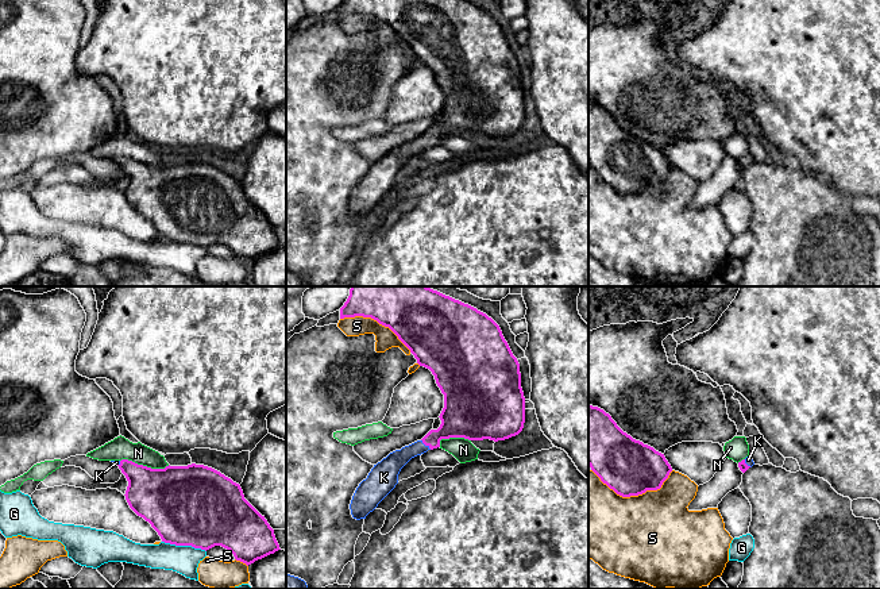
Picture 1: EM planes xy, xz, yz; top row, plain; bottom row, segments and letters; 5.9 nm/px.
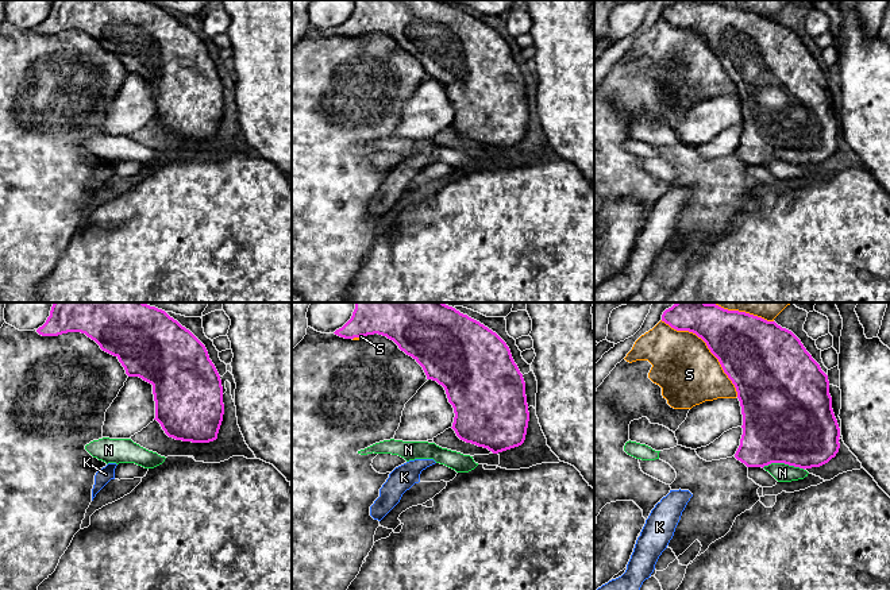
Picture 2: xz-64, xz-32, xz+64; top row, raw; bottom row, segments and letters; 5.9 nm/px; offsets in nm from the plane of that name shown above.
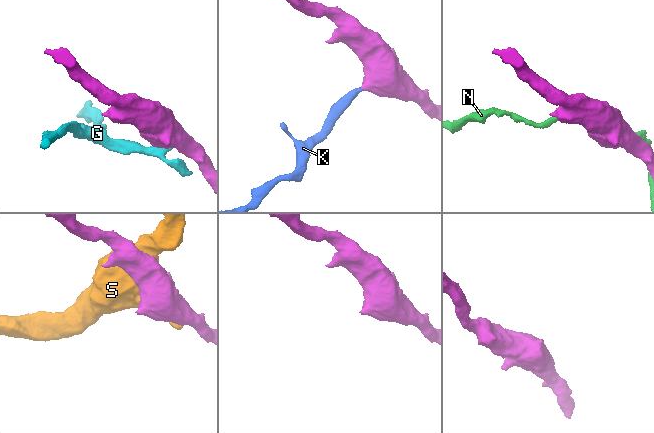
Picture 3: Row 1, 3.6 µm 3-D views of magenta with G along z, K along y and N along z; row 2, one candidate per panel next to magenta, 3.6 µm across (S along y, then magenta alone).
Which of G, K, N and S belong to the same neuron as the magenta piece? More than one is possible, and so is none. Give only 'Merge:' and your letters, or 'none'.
Merge: K

